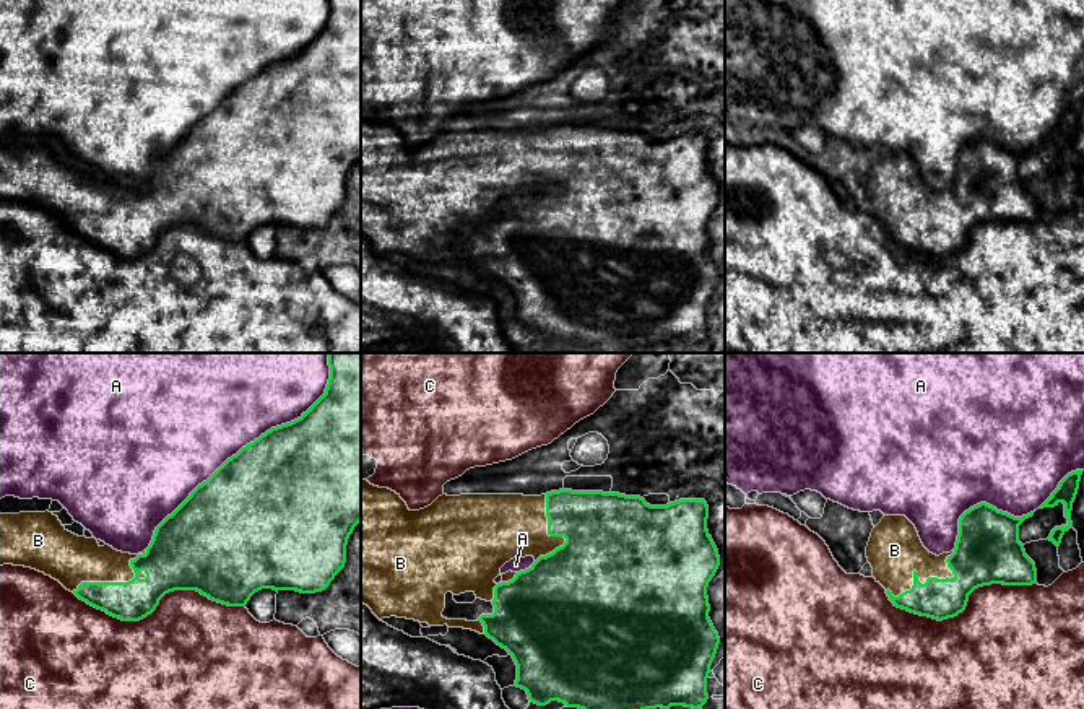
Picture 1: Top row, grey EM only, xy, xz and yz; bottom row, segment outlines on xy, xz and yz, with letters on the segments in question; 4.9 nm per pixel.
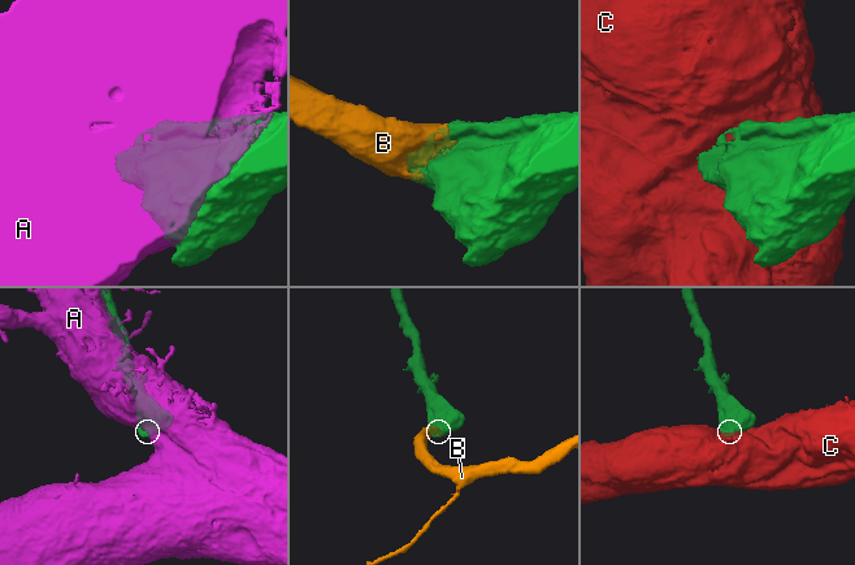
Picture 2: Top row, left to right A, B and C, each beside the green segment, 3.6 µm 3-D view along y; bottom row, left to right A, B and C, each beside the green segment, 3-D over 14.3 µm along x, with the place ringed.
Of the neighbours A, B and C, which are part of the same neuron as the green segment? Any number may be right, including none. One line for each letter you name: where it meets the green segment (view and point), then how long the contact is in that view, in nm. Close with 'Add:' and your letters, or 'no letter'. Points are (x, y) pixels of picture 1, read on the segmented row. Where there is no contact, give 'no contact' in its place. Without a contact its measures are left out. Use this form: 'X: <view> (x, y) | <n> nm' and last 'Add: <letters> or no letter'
B: yz (920, 582) | 400 nm
Add: B

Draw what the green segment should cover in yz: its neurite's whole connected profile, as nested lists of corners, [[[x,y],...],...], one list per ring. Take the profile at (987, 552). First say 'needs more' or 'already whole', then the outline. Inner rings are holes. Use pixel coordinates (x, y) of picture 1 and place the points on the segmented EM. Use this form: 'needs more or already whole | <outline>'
needs more | [[[980,502],[960,515],[956,548],[939,556],[923,546],[915,525],[905,515],[884,515],[871,532],[866,558],[873,568],[873,577],[886,589],[894,607],[943,621],[962,613],[969,595],[978,587],[1037,582],[1035,563],[1019,542],[1019,525],[1032,515],[1034,512],[1014,517]]]

